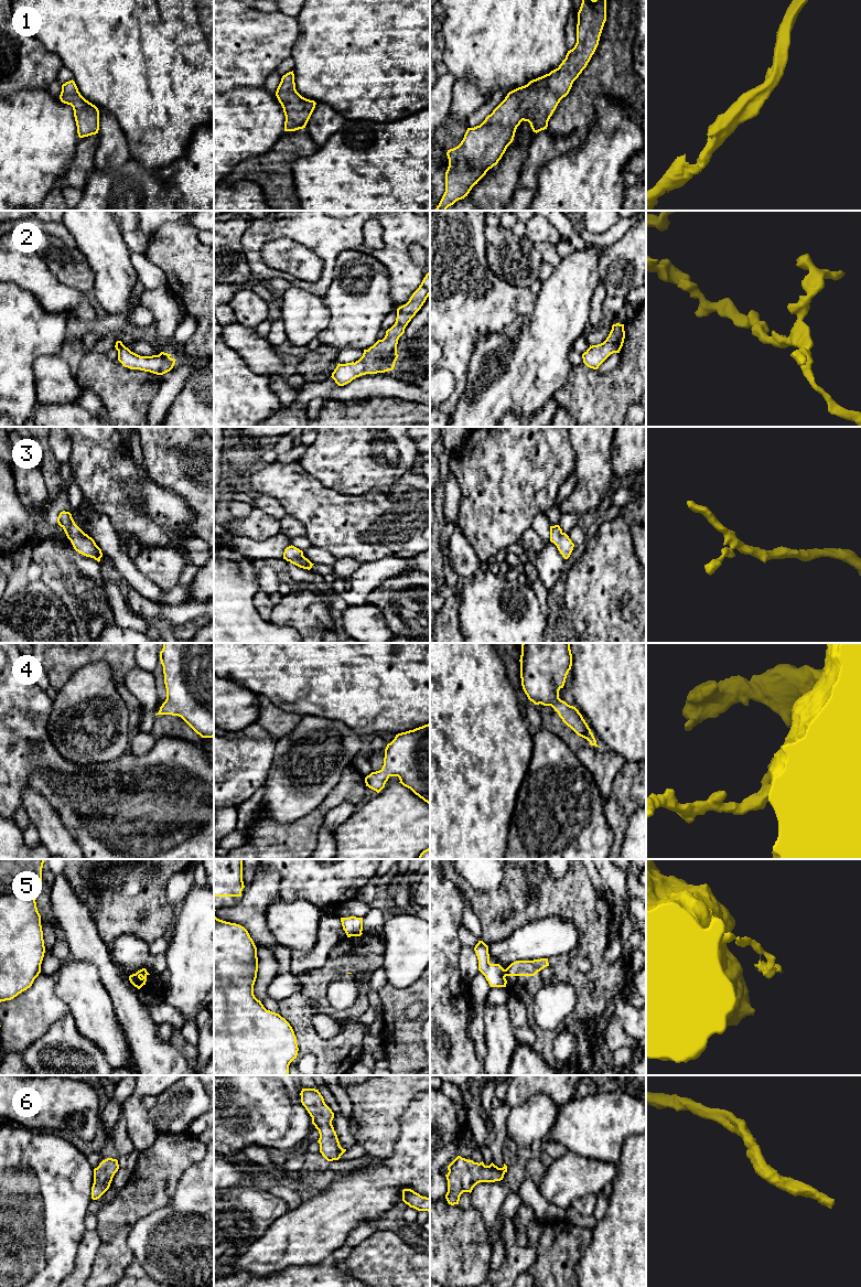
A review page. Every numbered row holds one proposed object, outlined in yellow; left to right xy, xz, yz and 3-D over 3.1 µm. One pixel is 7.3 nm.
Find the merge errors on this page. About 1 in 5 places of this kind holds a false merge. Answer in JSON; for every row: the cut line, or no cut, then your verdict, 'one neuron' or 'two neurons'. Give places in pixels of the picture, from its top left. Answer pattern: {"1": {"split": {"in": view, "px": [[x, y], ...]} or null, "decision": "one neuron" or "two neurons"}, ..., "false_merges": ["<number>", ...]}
{"1": {"split": null, "decision": "one neuron"}, "2": {"split": null, "decision": "one neuron"}, "3": {"split": null, "decision": "one neuron"}, "4": {"split": null, "decision": "one neuron"}, "5": {"split": {"in": "xy", "px": [[142, 978], [141, 985]]}, "decision": "two neurons"}, "6": {"split": null, "decision": "one neuron"}, "false_merges": ["5"]}

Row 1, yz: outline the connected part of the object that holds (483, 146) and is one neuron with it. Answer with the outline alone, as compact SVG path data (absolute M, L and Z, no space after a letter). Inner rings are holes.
M582 0L578 12L577 43L572 50L568 51L559 67L549 74L530 81L525 86L509 92L480 126L467 128L458 147L448 150L449 167L445 172L445 192L434 211L446 211L456 201L467 196L472 187L502 159L523 120L528 121L536 133L547 129L548 121L558 104L569 94L573 82L586 67L594 54L605 21L606 0Z

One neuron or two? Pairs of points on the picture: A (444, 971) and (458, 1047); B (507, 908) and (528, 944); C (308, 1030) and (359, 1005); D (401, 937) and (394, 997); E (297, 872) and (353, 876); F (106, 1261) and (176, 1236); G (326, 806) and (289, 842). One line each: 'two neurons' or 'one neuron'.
A: one neuron
B: two neurons
C: one neuron
D: two neurons
E: one neuron
F: two neurons
G: one neuron

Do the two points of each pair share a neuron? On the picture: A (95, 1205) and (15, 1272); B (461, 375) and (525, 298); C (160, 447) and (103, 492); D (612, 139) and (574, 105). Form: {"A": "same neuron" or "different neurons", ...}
{"A": "different neurons", "B": "same neuron", "C": "different neurons", "D": "different neurons"}

